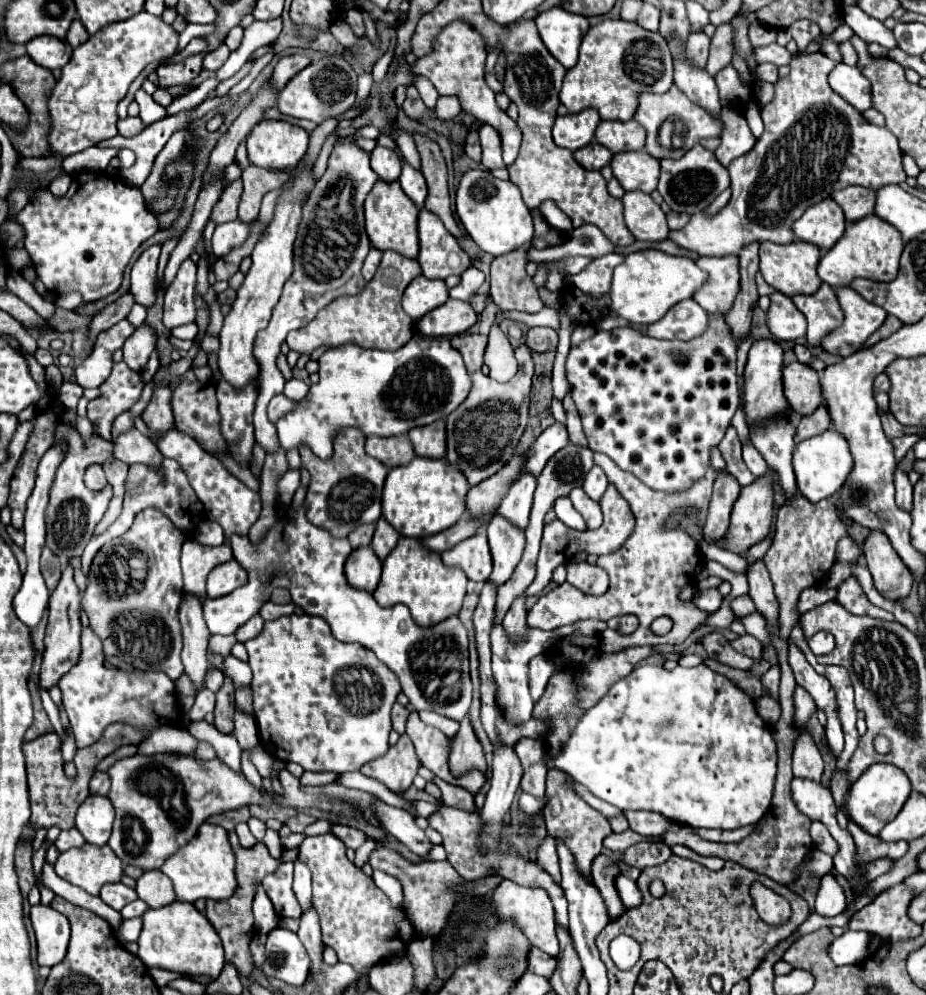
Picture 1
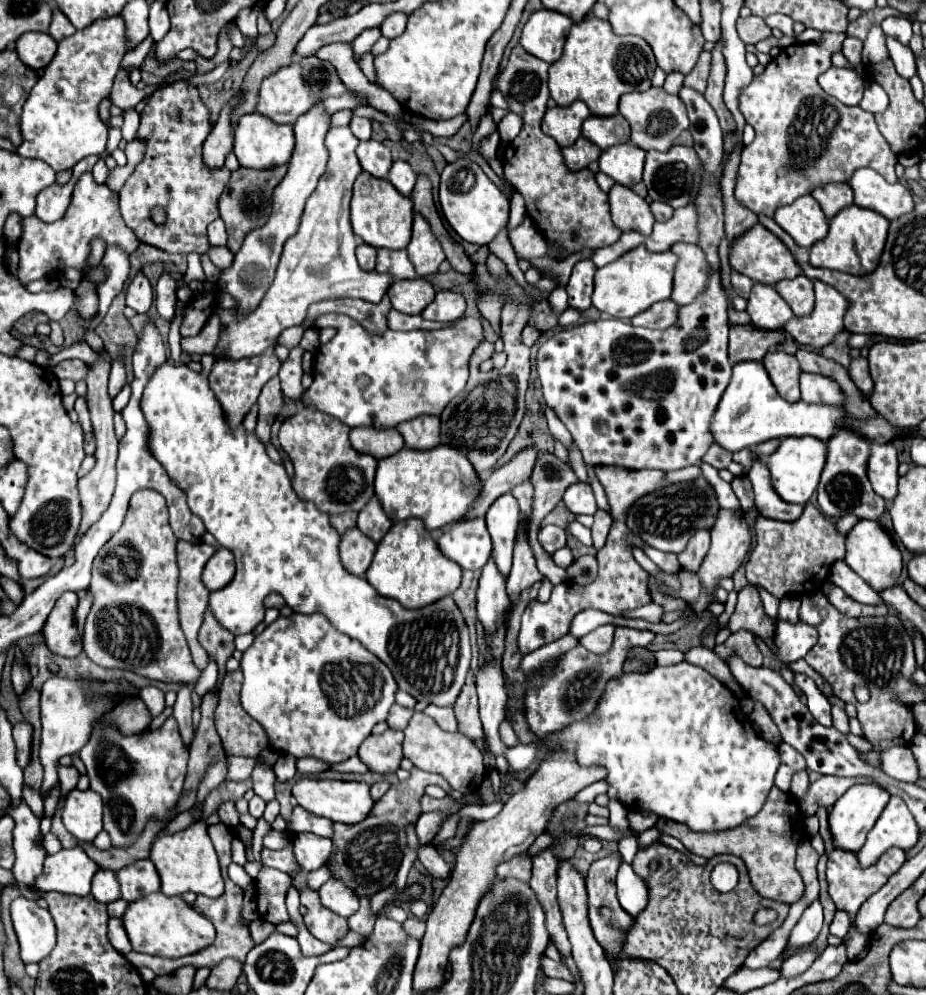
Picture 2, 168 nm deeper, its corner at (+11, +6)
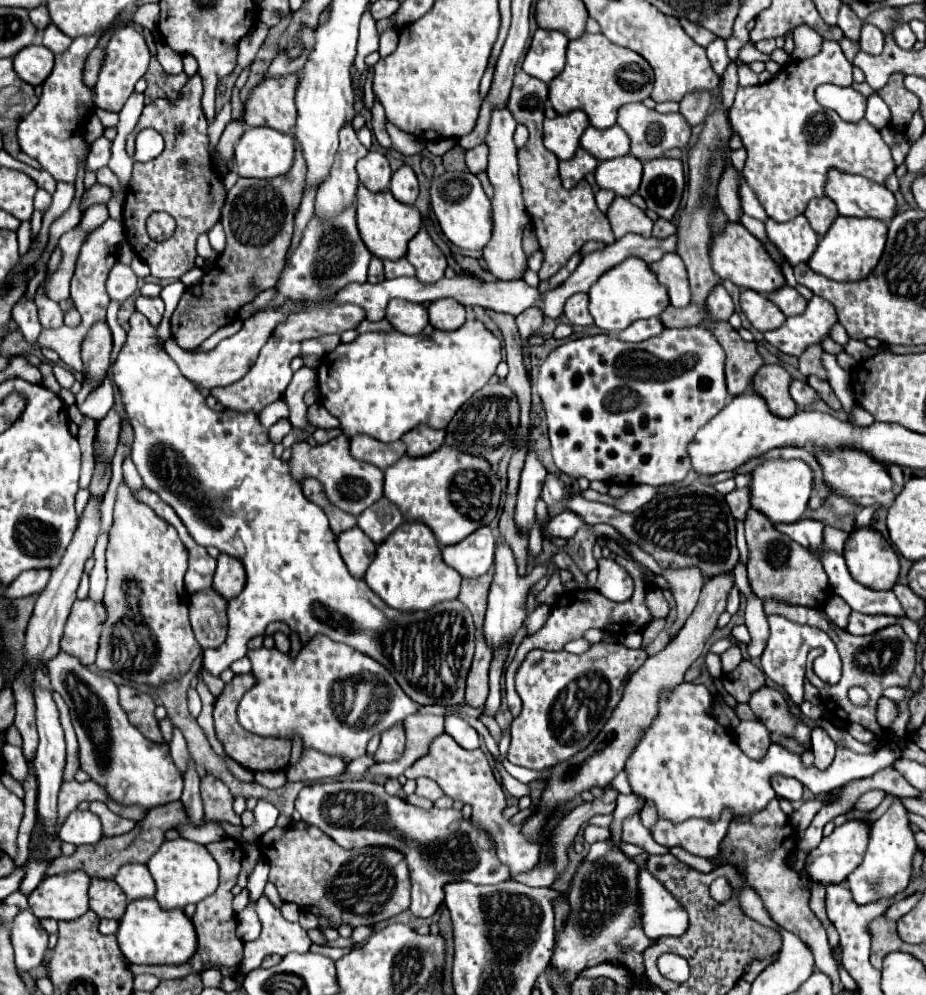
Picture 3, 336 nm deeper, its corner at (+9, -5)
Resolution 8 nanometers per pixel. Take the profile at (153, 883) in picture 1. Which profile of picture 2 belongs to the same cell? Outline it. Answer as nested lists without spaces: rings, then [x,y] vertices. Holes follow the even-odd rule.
[[[140,859],[130,863],[128,867],[120,869],[116,877],[122,887],[122,899],[126,901],[134,901],[136,897],[160,891],[160,879],[150,859]]]

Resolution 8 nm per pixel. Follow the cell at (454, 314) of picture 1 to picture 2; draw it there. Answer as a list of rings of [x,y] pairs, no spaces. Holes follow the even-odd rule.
[[[438,291],[436,299],[422,311],[422,317],[428,321],[442,321],[450,323],[456,321],[464,315],[466,311],[466,301],[460,293],[456,291]]]

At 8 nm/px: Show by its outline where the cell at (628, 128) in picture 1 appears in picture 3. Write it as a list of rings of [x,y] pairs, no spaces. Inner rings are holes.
[[[588,126],[580,138],[580,146],[598,160],[612,160],[630,152],[630,138],[620,126],[612,126],[608,130]]]

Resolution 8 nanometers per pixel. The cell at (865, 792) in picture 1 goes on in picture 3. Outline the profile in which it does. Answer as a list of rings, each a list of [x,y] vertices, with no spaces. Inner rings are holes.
[[[866,818],[848,820],[842,826],[836,826],[834,832],[826,838],[822,838],[820,846],[814,848],[806,858],[806,872],[810,880],[818,880],[822,884],[838,884],[846,880],[846,876],[862,862],[862,856],[866,854],[866,840],[870,840],[870,822]]]

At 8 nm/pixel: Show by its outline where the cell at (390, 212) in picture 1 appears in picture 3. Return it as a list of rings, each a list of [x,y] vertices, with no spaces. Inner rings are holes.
[[[358,186],[356,220],[358,220],[358,230],[360,230],[362,242],[372,252],[372,256],[376,256],[380,260],[404,258],[406,250],[408,250],[408,240],[414,238],[414,234],[422,226],[422,216],[416,206],[398,202],[388,190],[386,192],[370,192],[364,186]]]

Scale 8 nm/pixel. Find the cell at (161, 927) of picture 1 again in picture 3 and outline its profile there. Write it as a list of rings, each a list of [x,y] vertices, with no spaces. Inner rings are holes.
[[[132,900],[120,918],[118,944],[132,964],[184,964],[196,952],[196,932],[192,920],[182,908],[162,910],[156,900]]]

